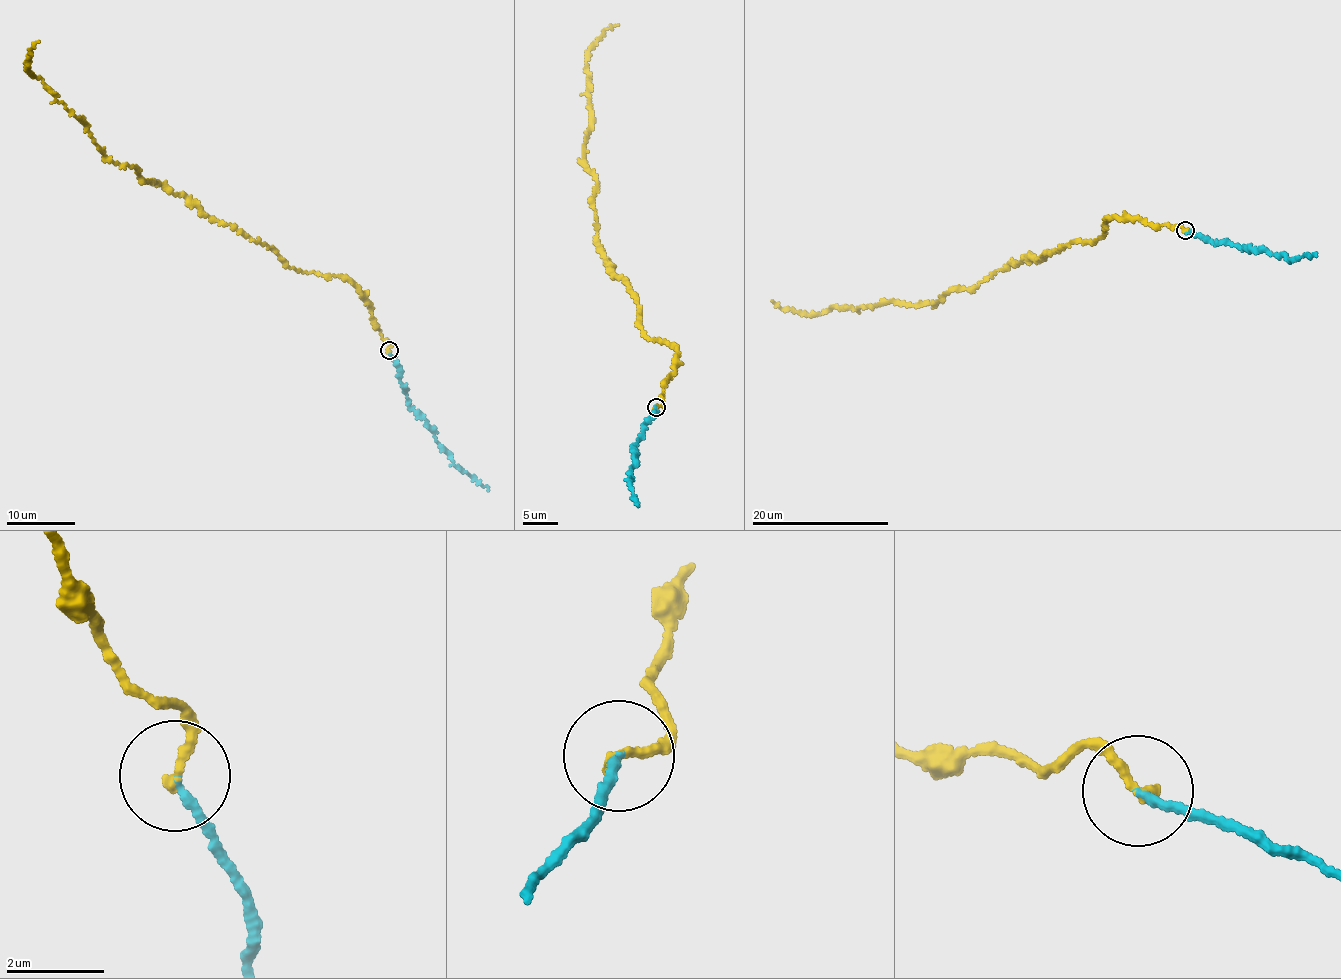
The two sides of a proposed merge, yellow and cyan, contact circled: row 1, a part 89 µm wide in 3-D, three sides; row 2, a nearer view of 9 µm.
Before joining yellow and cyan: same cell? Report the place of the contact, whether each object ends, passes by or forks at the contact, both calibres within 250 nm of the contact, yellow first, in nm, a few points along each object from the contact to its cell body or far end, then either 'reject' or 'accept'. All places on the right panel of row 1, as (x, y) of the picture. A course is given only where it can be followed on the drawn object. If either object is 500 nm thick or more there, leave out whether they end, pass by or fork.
place (1185, 230); yellow ends; cyan ends; calibres 240 and 140 nm; course yellow (1186, 230), (1109, 218), (1093, 242), (1026, 256), (933, 305), (889, 300), (809, 316), (771, 300); course cyan (1186, 230), (1215, 242), (1226, 240), (1256, 251), (1264, 249), (1289, 259), (1315, 255); accept

